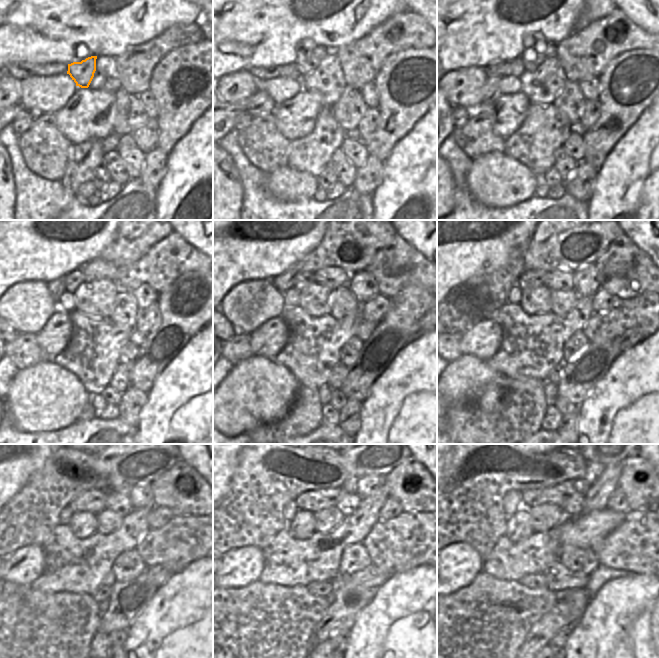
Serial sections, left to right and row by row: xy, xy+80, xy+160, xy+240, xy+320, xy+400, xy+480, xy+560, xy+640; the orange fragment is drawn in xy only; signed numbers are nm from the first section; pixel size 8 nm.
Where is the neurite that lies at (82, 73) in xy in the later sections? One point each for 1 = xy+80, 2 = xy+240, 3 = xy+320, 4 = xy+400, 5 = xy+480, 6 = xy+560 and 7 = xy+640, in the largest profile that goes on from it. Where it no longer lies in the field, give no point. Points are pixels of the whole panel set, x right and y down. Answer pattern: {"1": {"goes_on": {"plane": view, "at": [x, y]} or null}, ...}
{"1": {"goes_on": {"plane": "xy+80", "at": [306, 62]}}, "2": {"goes_on": {"plane": "xy+240", "at": [98, 269]}}, "3": {"goes_on": {"plane": "xy+320", "at": [333, 278]}}, "4": {"goes_on": {"plane": "xy+400", "at": [557, 279]}}, "5": {"goes_on": {"plane": "xy+480", "at": [117, 501]}}, "6": {"goes_on": {"plane": "xy+560", "at": [350, 501]}}, "7": {"goes_on": {"plane": "xy+640", "at": [573, 507]}}}

